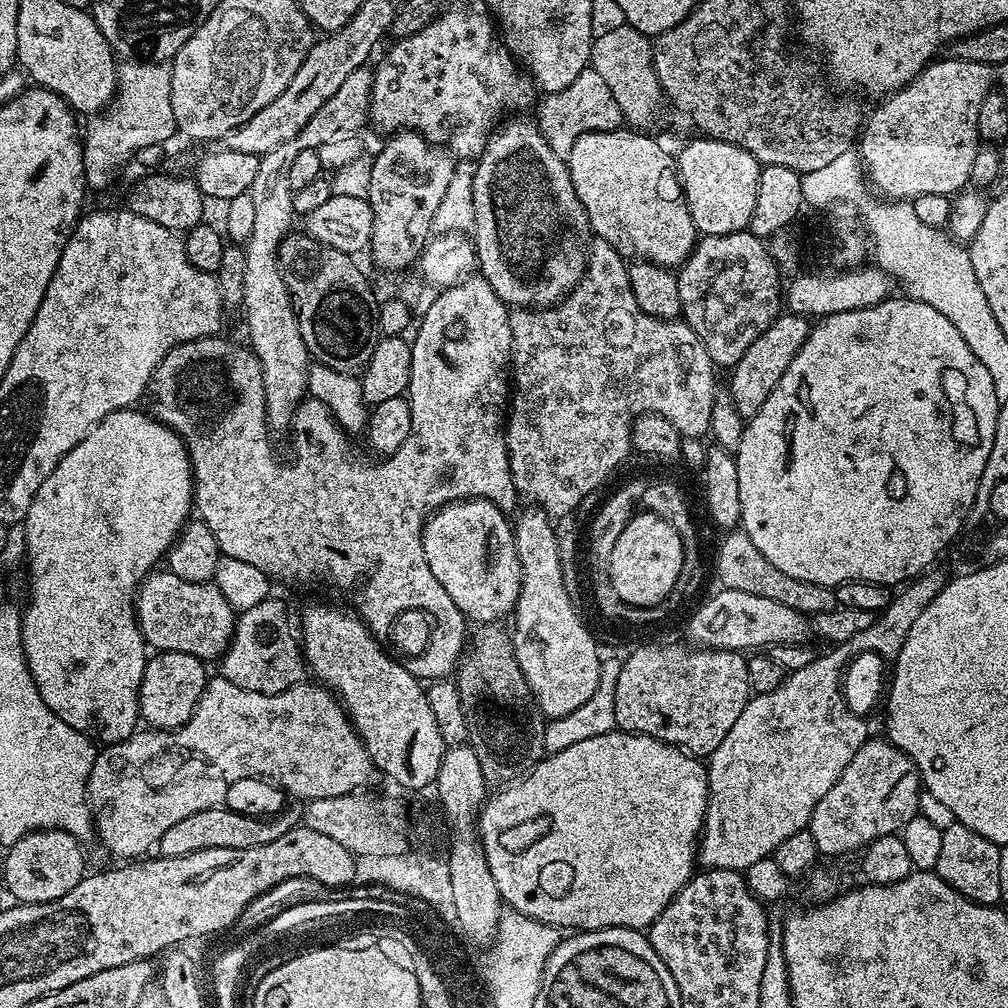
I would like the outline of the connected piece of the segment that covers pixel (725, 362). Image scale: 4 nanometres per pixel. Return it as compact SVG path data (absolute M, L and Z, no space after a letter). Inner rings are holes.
M750 230L735 232L734 234L714 234L713 236L700 236L696 245L692 248L692 253L688 255L688 259L678 268L678 295L682 298L682 306L680 307L680 316L685 324L690 326L690 330L694 330L703 345L706 346L706 352L710 355L713 365L722 368L731 368L736 364L739 358L742 358L746 350L750 348L751 343L758 338L759 334L764 333L768 327L776 321L776 317L782 312L782 273L774 258L771 256L769 245L765 243L761 237L754 235Z

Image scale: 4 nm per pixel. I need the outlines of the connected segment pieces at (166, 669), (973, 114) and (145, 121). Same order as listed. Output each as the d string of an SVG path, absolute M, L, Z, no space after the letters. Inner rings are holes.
M161 652L147 657L140 683L140 720L152 730L181 728L194 714L206 683L205 661L181 652Z
M940 58L905 88L877 103L858 137L858 151L871 187L883 199L911 202L922 194L951 197L968 184L978 106L993 87L992 72L990 64Z
M124 62L119 65L116 94L110 107L91 117L88 129L83 129L84 145L84 183L89 189L104 188L116 176L116 171L127 160L131 161L136 152L152 144L163 144L177 131L174 110L170 106L169 73L160 72L161 65L156 62Z

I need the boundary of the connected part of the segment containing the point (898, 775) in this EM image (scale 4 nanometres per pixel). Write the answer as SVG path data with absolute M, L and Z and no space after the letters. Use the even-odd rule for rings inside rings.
M869 738L850 758L842 778L826 790L826 798L814 806L807 831L812 833L820 856L840 856L843 852L863 849L874 838L899 833L921 811L920 771L911 758L895 748L887 738Z

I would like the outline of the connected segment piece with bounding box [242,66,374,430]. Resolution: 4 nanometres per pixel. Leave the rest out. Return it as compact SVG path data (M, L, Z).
M365 66L354 70L342 87L337 90L310 118L310 122L294 138L274 146L260 157L258 170L254 174L254 186L248 195L254 202L254 226L243 245L246 258L243 311L248 311L248 340L252 352L258 358L264 383L264 401L269 429L284 428L293 423L294 413L308 392L308 369L310 357L306 342L302 342L299 322L293 299L288 295L287 284L279 266L279 244L293 231L292 191L290 190L290 162L294 154L302 150L319 148L324 143L335 142L347 136L355 136L363 124L369 123L368 107L372 101L372 78L374 72Z

